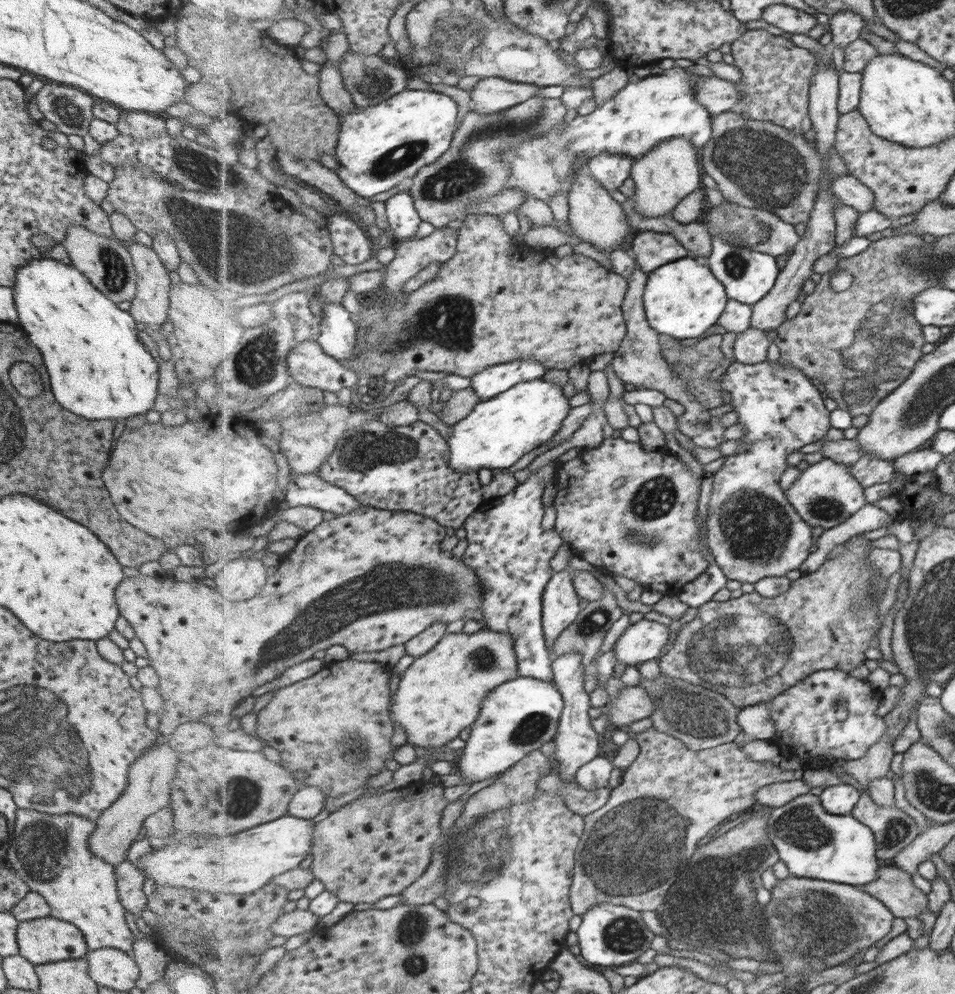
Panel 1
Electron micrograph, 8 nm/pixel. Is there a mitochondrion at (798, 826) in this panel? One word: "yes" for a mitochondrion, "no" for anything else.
yes

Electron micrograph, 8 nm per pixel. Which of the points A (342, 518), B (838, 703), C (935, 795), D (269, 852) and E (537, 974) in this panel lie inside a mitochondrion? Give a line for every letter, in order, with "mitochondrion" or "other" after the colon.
A: other
B: other
C: mitochondrion
D: other
E: other

